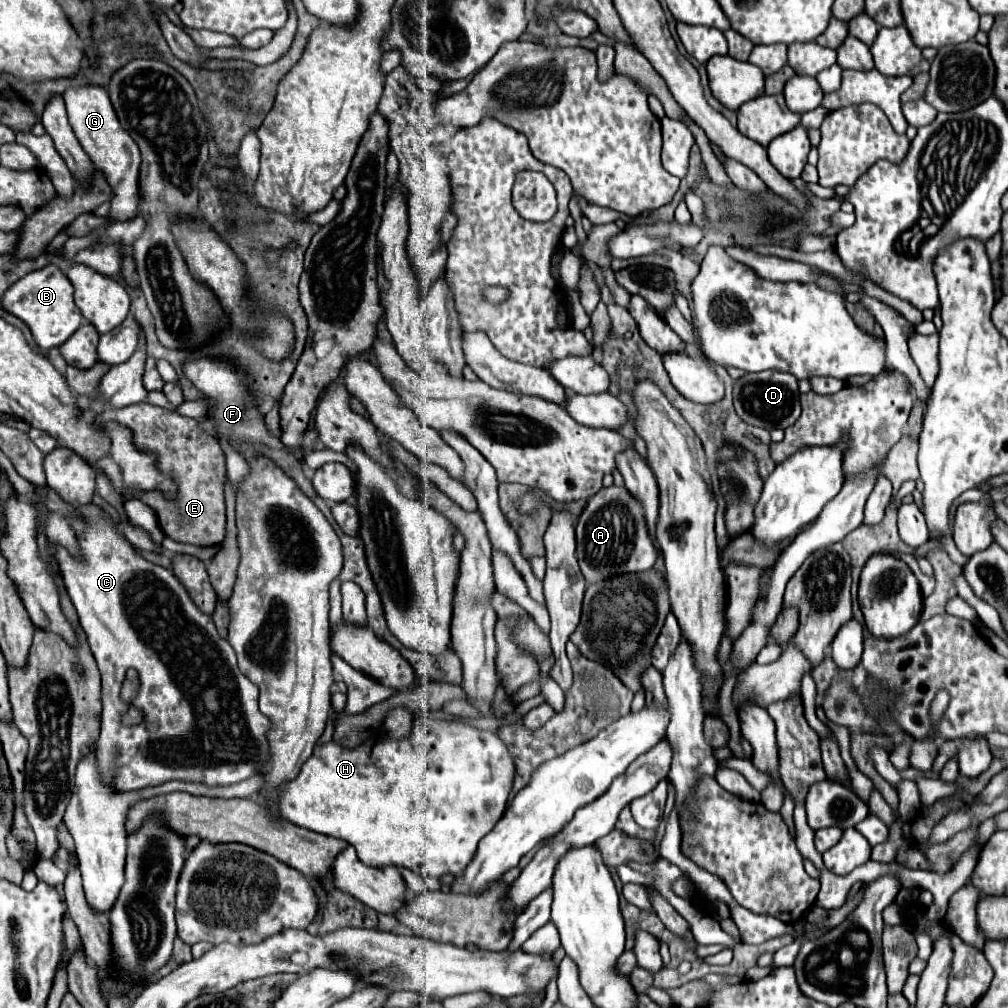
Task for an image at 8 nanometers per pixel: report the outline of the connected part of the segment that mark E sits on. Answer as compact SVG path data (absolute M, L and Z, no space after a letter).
M138 403L134 407L122 407L118 411L106 411L94 419L98 427L116 421L132 431L132 441L138 451L154 453L158 457L158 471L168 475L176 483L176 497L166 499L162 491L142 491L138 499L154 509L158 523L174 541L212 547L224 541L226 527L226 503L224 503L224 483L226 483L226 455L220 443L198 431L196 419L182 417L162 407L148 403Z

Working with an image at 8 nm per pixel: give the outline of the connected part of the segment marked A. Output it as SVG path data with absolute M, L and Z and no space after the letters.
M602 487L592 495L578 517L576 523L576 543L578 543L578 563L586 583L598 583L614 573L646 571L654 567L658 559L658 549L648 533L642 503L630 495L626 487Z

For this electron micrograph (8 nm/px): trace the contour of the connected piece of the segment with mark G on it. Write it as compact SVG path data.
M100 85L70 87L64 91L64 103L66 103L70 125L76 133L82 149L90 155L90 159L96 163L96 167L104 171L108 183L114 187L110 217L130 219L130 215L138 215L140 151L138 151L138 145L134 143L134 139L122 129L106 89Z

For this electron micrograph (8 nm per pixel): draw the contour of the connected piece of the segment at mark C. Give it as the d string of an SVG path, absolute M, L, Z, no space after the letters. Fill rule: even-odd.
M94 503L74 507L74 511L78 511L80 521L84 523L84 529L76 533L82 555L74 557L66 547L54 549L64 585L78 611L80 625L86 631L92 655L102 675L102 727L98 759L106 779L112 781L118 791L132 791L162 785L172 779L202 783L208 787L226 787L256 775L272 757L268 741L272 723L264 713L260 713L256 699L258 687L254 687L254 683L238 671L236 655L230 643L218 635L212 617L198 609L186 587L182 587L172 571L148 561L136 551L136 547L118 531L110 513ZM128 669L136 669L142 681L140 695L132 701L142 715L142 723L138 725L122 723L122 717L128 713L128 705L120 701L120 687ZM200 673L206 673L206 681L200 679ZM194 683L198 683L200 689L198 697L192 693Z

